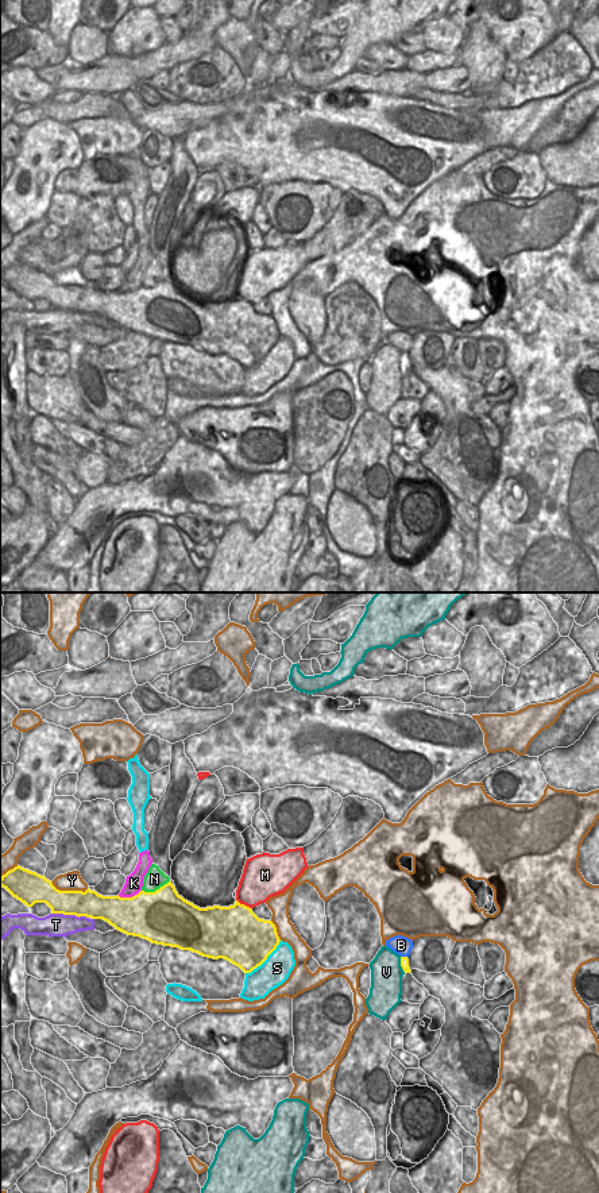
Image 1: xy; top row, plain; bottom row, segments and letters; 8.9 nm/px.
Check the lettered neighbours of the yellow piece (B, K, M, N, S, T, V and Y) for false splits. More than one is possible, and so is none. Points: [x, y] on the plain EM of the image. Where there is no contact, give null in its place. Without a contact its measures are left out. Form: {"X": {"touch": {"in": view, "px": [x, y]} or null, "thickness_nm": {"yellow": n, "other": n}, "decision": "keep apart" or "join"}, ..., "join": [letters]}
{"B": {"touch": {"in": "xy", "px": [405, 352]}, "thickness_nm": {"yellow": 70, "other": 170}, "decision": "keep apart"}, "K": {"touch": {"in": "xy", "px": [128, 293]}, "thickness_nm": {"yellow": 420, "other": 160}, "decision": "keep apart"}, "M": {"touch": {"in": "xy", "px": [243, 300]}, "thickness_nm": {"yellow": 460, "other": 340}, "decision": "keep apart"}, "N": {"touch": {"in": "xy", "px": [157, 285]}, "thickness_nm": {"yellow": 480, "other": 180}, "decision": "keep apart"}, "S": {"touch": {"in": "xy", "px": [265, 355]}, "thickness_nm": {"yellow": 480, "other": 260}, "decision": "keep apart"}, "T": {"touch": {"in": "xy", "px": [70, 309]}, "thickness_nm": {"yellow": 240, "other": 220}, "decision": "keep apart"}, "V": {"touch": {"in": "xy", "px": [401, 361]}, "thickness_nm": {"yellow": 70, "other": 280}, "decision": "keep apart"}, "Y": {"touch": {"in": "xy", "px": [69, 286]}, "thickness_nm": {"yellow": 240, "other": 170}, "decision": "keep apart"}, "join": []}

